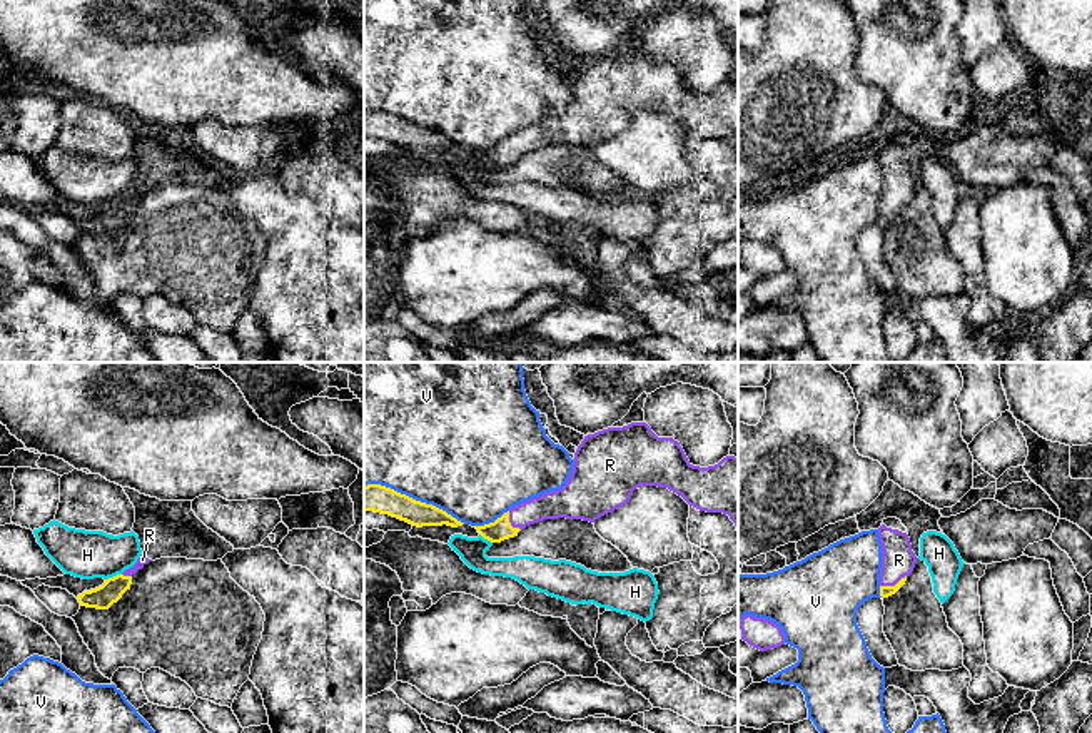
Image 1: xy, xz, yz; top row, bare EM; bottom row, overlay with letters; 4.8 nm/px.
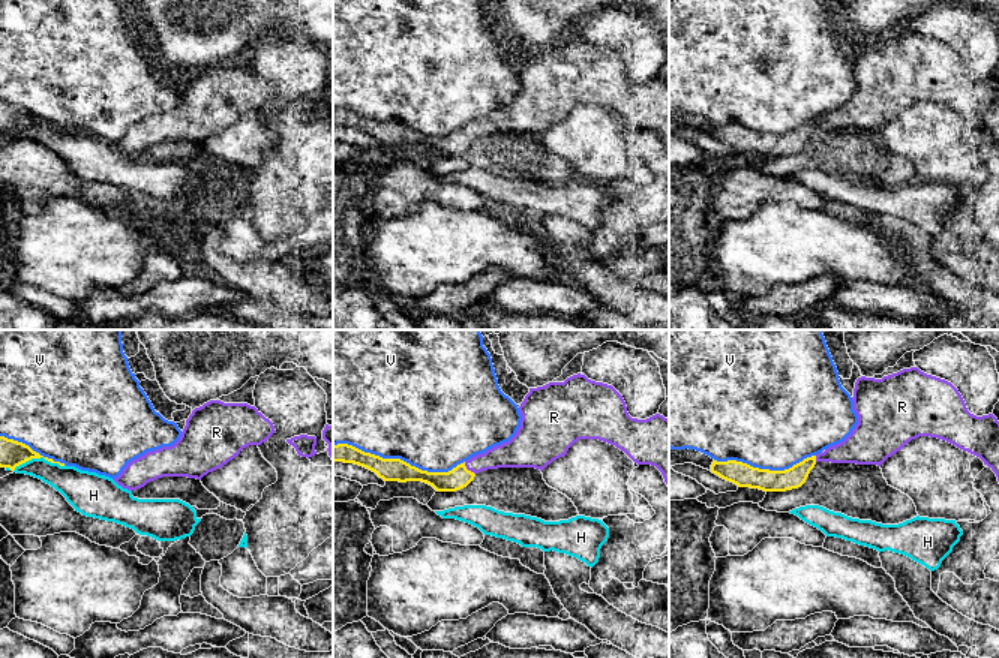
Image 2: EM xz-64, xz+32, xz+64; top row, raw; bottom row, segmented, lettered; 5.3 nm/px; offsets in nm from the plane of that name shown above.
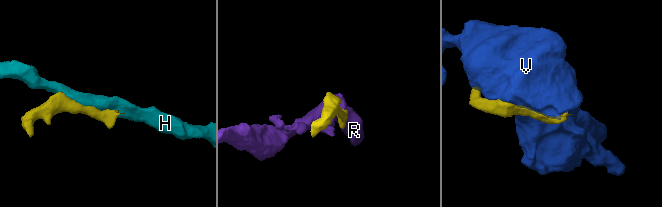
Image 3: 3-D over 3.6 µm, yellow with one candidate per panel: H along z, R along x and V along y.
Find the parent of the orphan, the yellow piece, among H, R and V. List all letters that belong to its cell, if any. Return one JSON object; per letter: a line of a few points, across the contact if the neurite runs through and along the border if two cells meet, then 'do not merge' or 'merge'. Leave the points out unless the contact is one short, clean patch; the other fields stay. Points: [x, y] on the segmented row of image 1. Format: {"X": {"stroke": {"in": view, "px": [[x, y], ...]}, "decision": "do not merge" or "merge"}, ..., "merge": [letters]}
{"H": {"decision": "do not merge"}, "R": {"stroke": {"in": "yz", "px": [[885, 591], [892, 586], [892, 575], [899, 560]]}, "decision": "merge"}, "V": {"decision": "do not merge"}, "merge": ["R"]}

